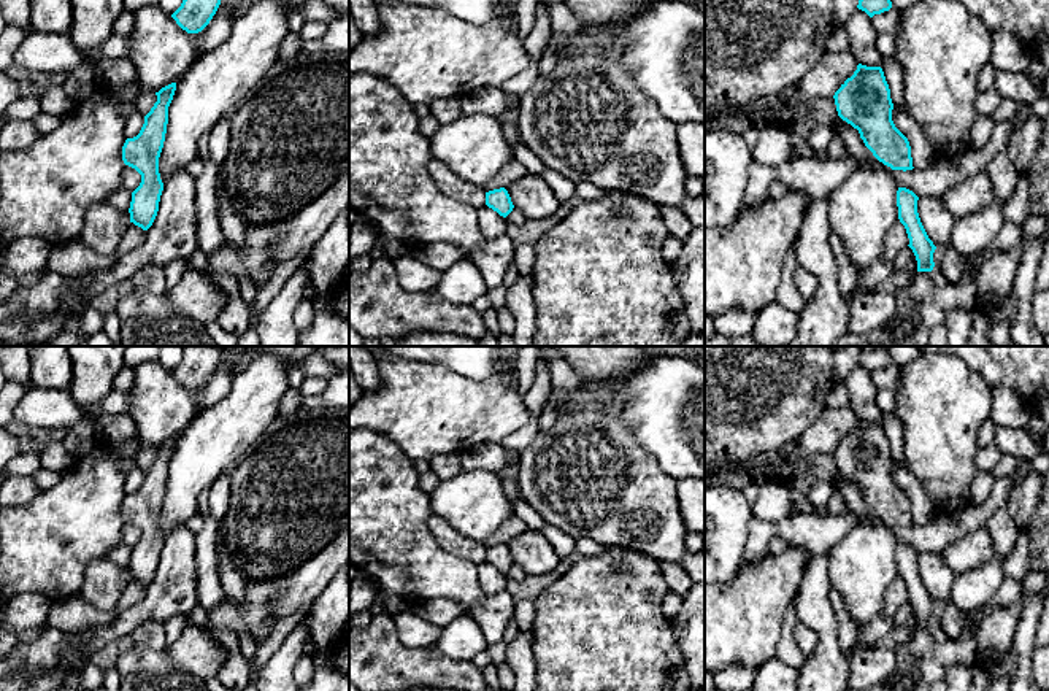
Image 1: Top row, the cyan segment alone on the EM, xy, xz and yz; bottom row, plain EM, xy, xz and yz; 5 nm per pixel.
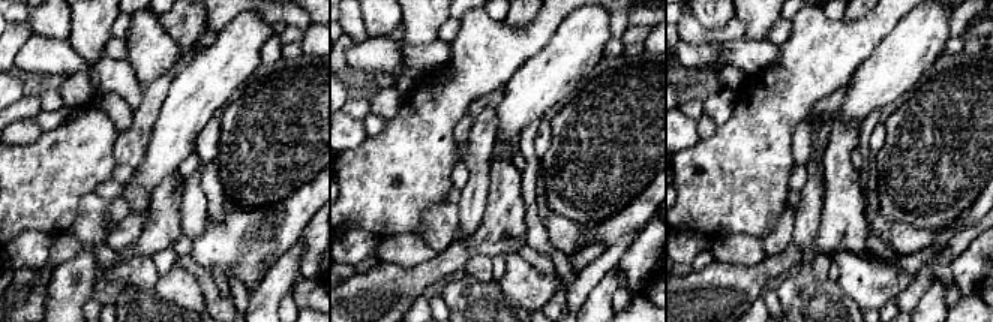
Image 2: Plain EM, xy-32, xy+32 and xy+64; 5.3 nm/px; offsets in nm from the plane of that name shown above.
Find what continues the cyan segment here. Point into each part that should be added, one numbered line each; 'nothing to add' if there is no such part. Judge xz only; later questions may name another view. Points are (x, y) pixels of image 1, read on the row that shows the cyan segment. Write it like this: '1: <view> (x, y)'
nothing to add

